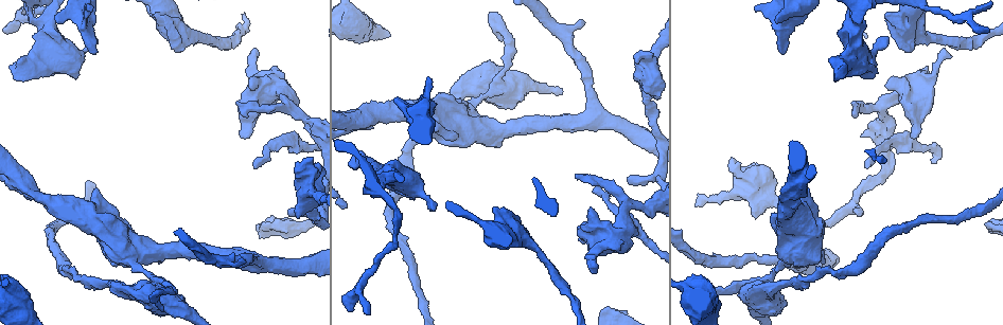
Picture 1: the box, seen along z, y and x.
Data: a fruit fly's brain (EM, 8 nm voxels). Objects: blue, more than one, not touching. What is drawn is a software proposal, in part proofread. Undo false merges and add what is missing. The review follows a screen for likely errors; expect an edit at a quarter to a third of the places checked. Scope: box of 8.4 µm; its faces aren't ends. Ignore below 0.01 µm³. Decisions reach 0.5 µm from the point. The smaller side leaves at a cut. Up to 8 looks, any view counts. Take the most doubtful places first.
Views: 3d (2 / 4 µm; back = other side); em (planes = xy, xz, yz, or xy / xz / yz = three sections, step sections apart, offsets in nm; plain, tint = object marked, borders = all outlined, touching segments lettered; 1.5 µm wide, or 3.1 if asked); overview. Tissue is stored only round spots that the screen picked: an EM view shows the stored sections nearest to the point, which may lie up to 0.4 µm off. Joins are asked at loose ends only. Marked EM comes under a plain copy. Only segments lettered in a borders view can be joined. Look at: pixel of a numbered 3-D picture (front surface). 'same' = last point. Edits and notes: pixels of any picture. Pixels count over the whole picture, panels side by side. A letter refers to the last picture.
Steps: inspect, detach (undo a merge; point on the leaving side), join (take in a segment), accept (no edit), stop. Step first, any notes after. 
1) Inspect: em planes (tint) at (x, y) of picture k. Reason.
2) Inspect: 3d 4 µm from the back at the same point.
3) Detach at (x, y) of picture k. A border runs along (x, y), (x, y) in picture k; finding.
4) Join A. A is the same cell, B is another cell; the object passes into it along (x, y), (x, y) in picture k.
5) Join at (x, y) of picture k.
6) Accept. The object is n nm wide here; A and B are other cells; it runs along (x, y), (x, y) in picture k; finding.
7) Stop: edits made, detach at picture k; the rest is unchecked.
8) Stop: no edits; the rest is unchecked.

Inspect: em planes (borders) at (58, 21) of picture 1. Free end.

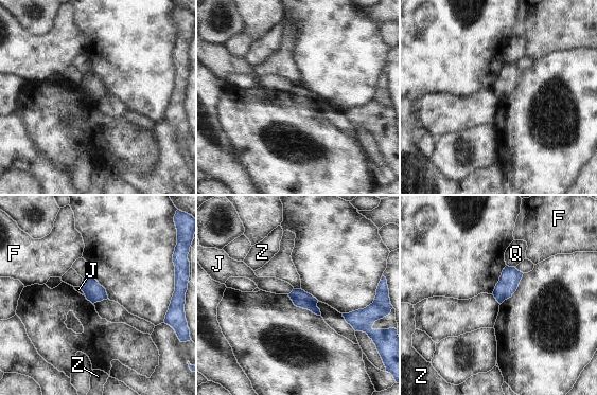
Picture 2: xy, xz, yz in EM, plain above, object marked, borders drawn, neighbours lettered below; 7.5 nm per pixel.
Accept. The longest contact is with Q, 70 nm; F, J, Q and Z are other cells; no lettered segment goes on from it.

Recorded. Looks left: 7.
Inspect: 3d 4 µm at (236, 103) of picture 1.

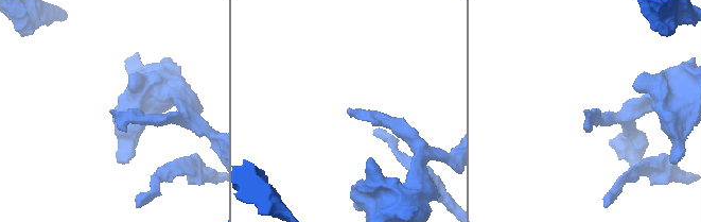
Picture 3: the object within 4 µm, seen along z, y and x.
Inspect: em xz step 8 (borders) at (112, 109) of picture 3. Now the EM.

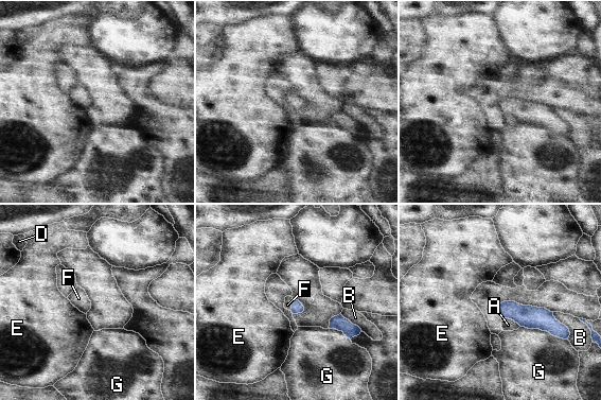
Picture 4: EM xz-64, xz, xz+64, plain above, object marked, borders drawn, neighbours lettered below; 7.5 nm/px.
Join F. F is the same cell, A, B, D, E and G are other cells; the object passes into it along (297, 307), (292, 305), (287, 305) in picture 4; it goes on there.

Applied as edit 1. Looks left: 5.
Inspect: overview.

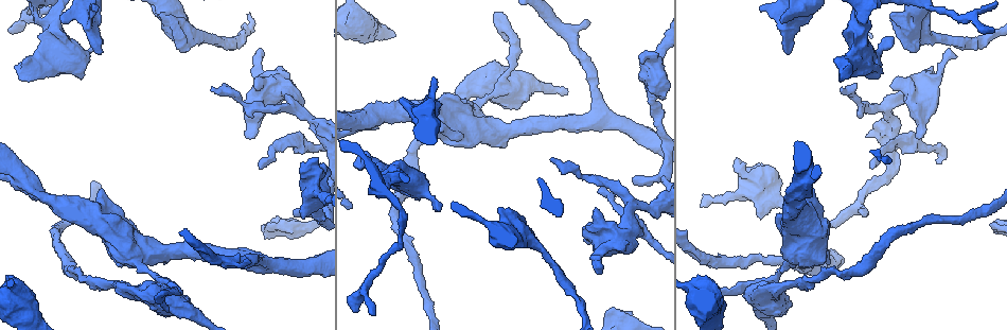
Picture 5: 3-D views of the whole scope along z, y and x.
Inspect: 3d 4 µm from the back at (354, 310) of picture 5. Free end.

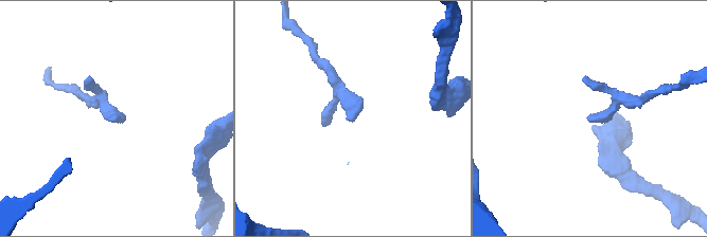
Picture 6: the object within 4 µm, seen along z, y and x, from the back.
Inspect: em planes (borders) at (587, 117) of picture 6.

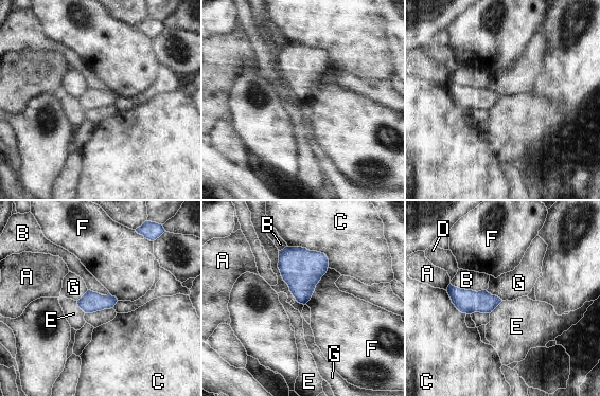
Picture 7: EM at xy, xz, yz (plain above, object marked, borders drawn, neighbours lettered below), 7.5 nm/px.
Accept. The longest contact is with G, 460 nm; A, B, C, D, E, F and G are other cells; a border runs along (278, 251), (280, 275), (303, 305) in picture 7; none of them fits.

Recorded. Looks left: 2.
Stop: edits made, join at picture 4; the rest is unchecked.

